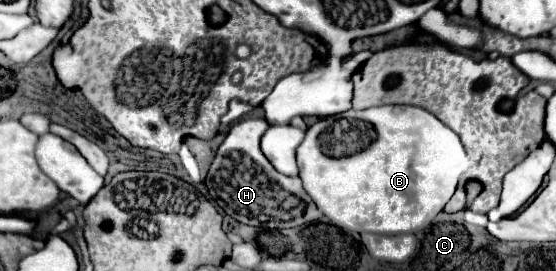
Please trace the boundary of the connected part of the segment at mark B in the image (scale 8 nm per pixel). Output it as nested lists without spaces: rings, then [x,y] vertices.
[[[381,105],[381,107],[363,109],[363,111],[349,109],[341,115],[319,119],[313,127],[307,129],[305,141],[297,149],[297,165],[299,165],[299,177],[303,181],[305,191],[309,193],[313,203],[321,209],[321,213],[333,225],[337,225],[345,233],[365,233],[367,231],[367,233],[379,233],[379,235],[399,235],[399,233],[417,233],[421,229],[425,229],[425,225],[429,225],[435,219],[435,215],[439,211],[443,211],[445,203],[455,193],[455,187],[457,187],[461,173],[467,169],[467,155],[465,155],[465,149],[463,149],[459,135],[455,135],[447,125],[443,125],[429,111],[425,111],[421,107],[413,107],[413,105]]]

